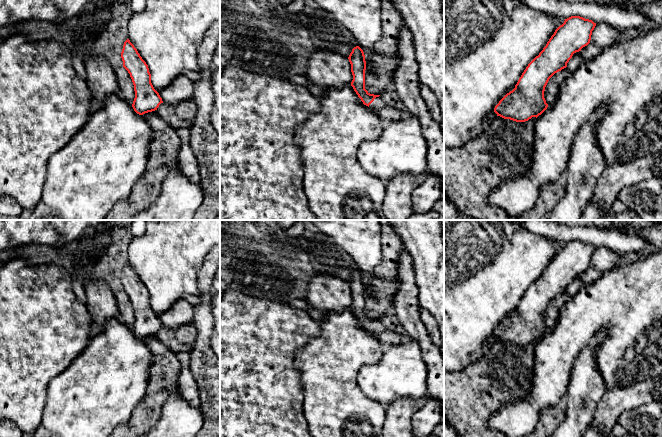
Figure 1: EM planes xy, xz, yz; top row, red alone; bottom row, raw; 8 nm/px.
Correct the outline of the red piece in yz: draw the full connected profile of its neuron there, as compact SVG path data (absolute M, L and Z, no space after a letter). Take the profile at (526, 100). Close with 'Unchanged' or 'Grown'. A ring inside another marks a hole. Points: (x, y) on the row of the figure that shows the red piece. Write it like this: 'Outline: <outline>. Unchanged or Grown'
Outline: M580 16L565 19L543 50L526 67L515 88L495 106L486 123L500 116L516 122L538 117L548 107L544 98L549 79L567 67L573 54L590 43L596 23Z. Grown

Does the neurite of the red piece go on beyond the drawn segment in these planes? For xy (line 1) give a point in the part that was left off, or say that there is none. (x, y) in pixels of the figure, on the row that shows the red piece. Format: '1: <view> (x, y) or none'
1: none

